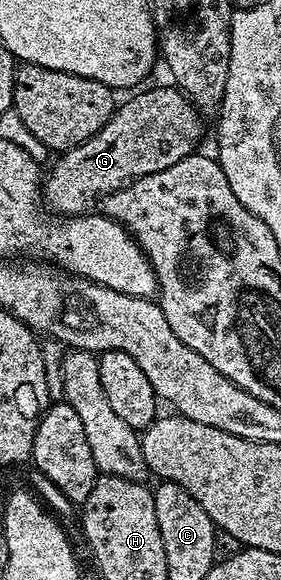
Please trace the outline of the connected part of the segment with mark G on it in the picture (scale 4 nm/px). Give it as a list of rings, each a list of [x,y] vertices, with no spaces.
[[[169,85],[134,92],[130,101],[122,105],[120,102],[114,108],[109,122],[91,139],[58,156],[61,158],[43,177],[43,201],[50,210],[54,209],[54,214],[61,217],[84,214],[88,201],[96,202],[107,193],[155,171],[163,171],[179,163],[179,159],[198,152],[203,118],[180,89]]]

